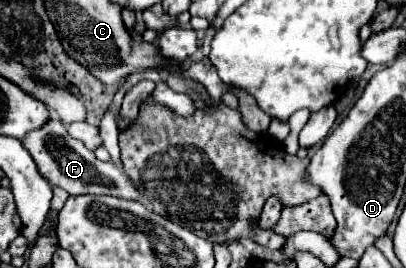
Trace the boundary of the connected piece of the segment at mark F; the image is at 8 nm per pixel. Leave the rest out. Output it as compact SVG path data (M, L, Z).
M51 118L49 124L45 124L45 128L29 132L23 146L29 150L41 174L49 180L51 186L59 186L73 196L107 194L125 200L141 200L141 194L137 192L133 182L113 162L99 162L91 150L87 150L83 144L79 144L79 140L67 134L67 126L61 124L57 118Z

